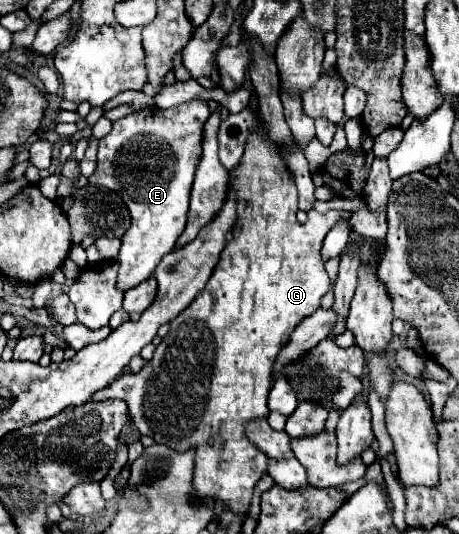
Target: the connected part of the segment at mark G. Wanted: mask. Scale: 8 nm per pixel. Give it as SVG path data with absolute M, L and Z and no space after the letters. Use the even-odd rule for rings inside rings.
M252 93L248 109L256 113L258 125L250 129L244 155L236 169L230 171L230 185L236 193L238 203L238 219L232 227L232 241L228 241L224 251L220 253L220 261L214 267L214 273L208 279L204 291L200 291L190 303L190 307L186 307L170 323L170 331L156 347L152 361L148 361L140 373L122 375L112 385L90 397L90 401L124 399L130 409L130 419L138 427L140 435L166 443L176 451L194 449L196 491L200 495L216 497L226 507L230 507L232 513L238 515L246 515L254 485L266 473L266 455L246 439L244 425L248 421L268 417L270 409L266 407L266 399L272 383L272 363L276 361L276 355L282 345L292 335L294 327L320 307L322 297L330 289L330 281L320 259L322 241L340 218L351 217L349 211L329 210L322 215L310 215L304 225L298 223L298 191L292 173L284 161L286 149L278 147L268 139L264 121L260 117L256 93Z

